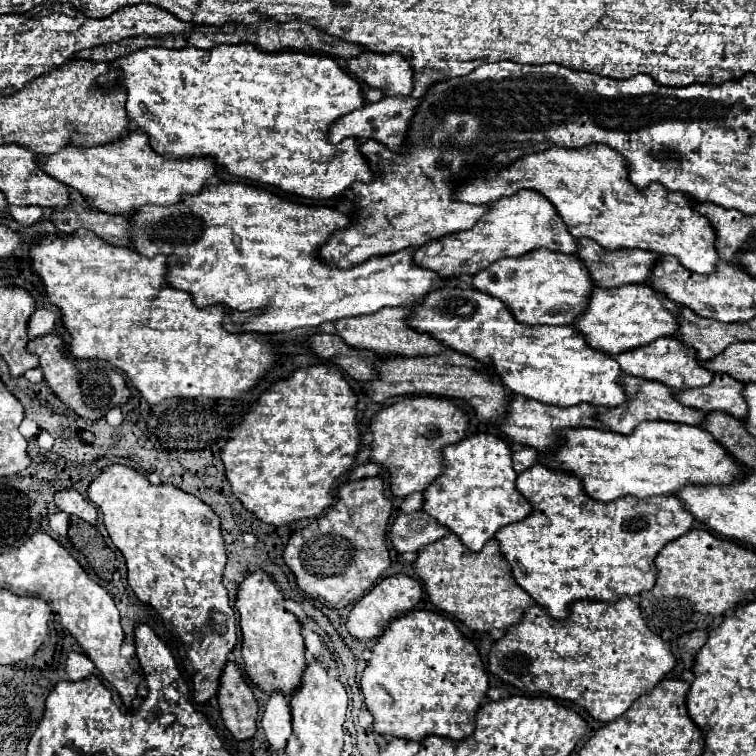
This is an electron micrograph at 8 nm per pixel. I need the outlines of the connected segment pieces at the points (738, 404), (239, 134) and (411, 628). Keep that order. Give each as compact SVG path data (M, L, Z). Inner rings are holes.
M716 373L714 381L710 381L710 385L704 385L698 389L676 391L674 397L678 397L678 401L682 401L682 405L702 409L704 413L724 411L736 419L744 419L748 407L742 397L742 389L744 389L744 385L740 381L736 381L734 377Z
M240 43L240 45L218 45L212 49L198 49L198 47L184 47L184 49L166 49L166 47L144 47L136 53L128 53L116 61L110 63L110 71L104 73L102 77L96 79L96 87L102 91L114 91L116 87L122 87L126 91L126 113L132 123L136 123L144 133L150 137L150 145L156 153L168 157L168 159L194 159L194 157L212 157L216 165L222 165L230 175L258 181L262 185L272 185L278 187L284 193L292 193L298 197L306 199L330 199L340 193L344 193L352 183L362 181L370 183L374 181L374 173L368 165L368 161L362 157L358 151L358 141L356 139L344 139L338 145L330 145L326 139L328 125L334 123L340 115L352 113L356 109L364 107L362 99L362 89L360 85L344 73L338 63L332 57L326 55L310 55L310 53L300 53L300 51L280 51L280 53L266 53L260 51L254 45Z
M410 611L394 619L372 647L372 657L362 673L360 691L374 715L372 729L422 741L428 735L460 741L474 731L474 715L486 701L488 673L482 659L456 625L432 611Z

